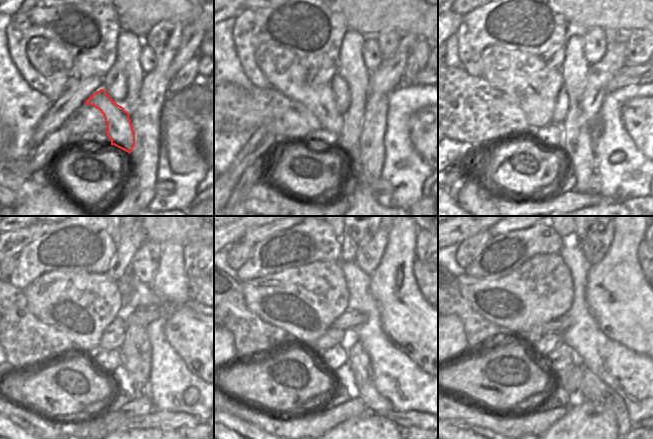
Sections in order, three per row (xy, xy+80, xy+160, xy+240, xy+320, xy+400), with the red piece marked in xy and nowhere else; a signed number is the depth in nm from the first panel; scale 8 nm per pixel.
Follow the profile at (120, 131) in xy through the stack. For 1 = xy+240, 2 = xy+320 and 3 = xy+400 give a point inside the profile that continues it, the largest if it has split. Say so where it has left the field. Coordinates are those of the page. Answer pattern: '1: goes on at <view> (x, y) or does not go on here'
1: goes on at xy+240 (84, 322)
2: goes on at xy+320 (305, 319)
3: goes on at xy+400 (517, 313)

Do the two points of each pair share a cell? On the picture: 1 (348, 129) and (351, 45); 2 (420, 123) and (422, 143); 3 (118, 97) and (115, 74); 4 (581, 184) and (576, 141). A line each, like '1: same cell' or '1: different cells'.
1: same cell
2: same cell
3: same cell
4: same cell

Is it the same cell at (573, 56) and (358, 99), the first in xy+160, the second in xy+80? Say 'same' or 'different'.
same

